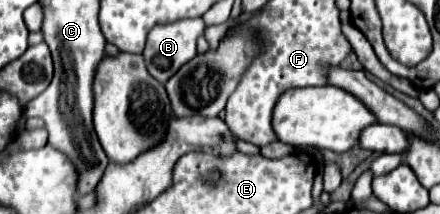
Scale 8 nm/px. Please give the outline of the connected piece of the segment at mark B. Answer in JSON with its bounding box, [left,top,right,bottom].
[143,19,203,83]

